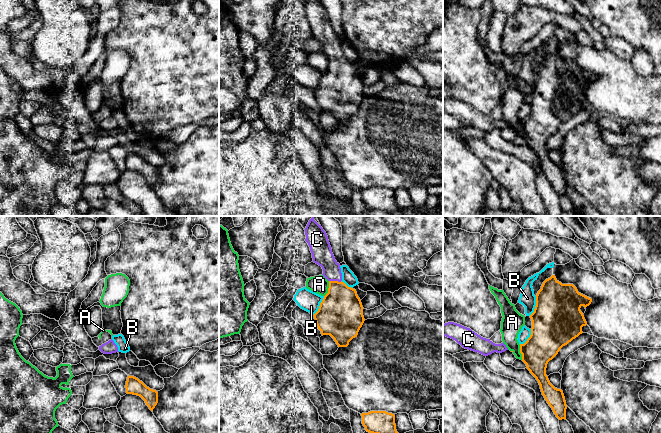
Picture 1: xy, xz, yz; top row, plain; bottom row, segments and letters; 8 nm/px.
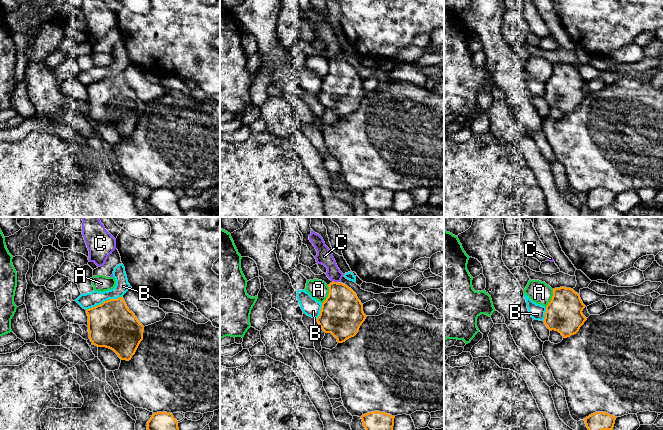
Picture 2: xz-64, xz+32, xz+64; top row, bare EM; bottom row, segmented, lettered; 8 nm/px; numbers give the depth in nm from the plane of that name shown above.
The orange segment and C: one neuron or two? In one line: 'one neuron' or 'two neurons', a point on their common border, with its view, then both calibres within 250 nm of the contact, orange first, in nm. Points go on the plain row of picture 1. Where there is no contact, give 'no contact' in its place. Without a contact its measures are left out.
one neuron | xz (335, 57) | 340/160 nm

